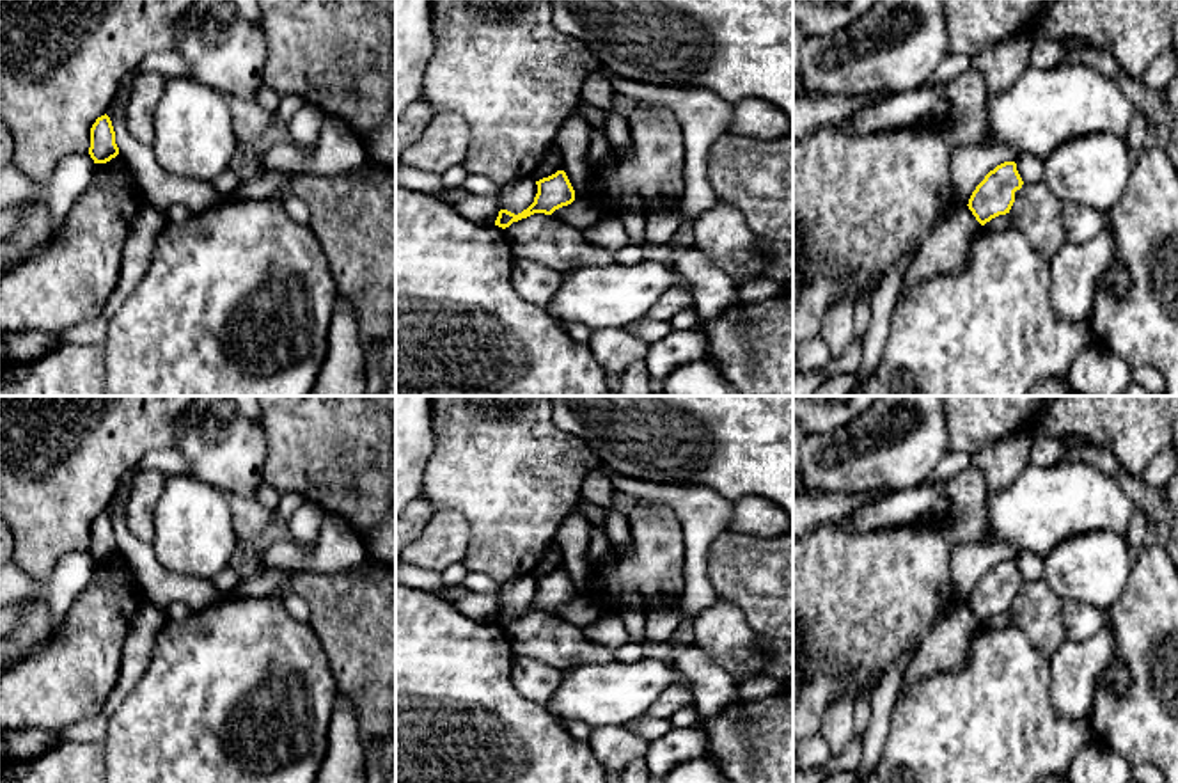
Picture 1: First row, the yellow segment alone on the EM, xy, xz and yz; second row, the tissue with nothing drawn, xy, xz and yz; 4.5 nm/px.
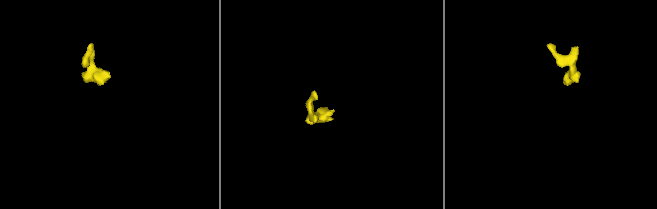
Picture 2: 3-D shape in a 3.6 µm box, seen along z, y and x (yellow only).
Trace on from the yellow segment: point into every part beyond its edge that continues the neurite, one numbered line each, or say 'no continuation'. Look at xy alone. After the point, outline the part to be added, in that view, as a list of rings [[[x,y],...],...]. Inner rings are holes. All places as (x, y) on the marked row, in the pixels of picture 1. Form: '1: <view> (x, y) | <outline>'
1: xy (61, 61) | [[[0,0],[0,121],[14,137],[12,165],[32,183],[50,181],[60,158],[89,153],[90,128],[105,115],[121,80],[144,57],[174,50],[174,21],[193,0]]]

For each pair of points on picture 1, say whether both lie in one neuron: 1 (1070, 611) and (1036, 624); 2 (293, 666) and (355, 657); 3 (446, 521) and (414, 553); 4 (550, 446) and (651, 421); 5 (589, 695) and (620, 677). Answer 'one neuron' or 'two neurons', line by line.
1: two neurons
2: two neurons
3: one neuron
4: two neurons
5: one neuron

